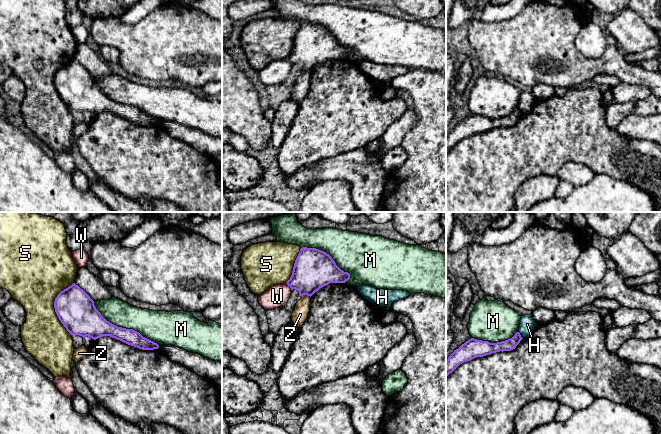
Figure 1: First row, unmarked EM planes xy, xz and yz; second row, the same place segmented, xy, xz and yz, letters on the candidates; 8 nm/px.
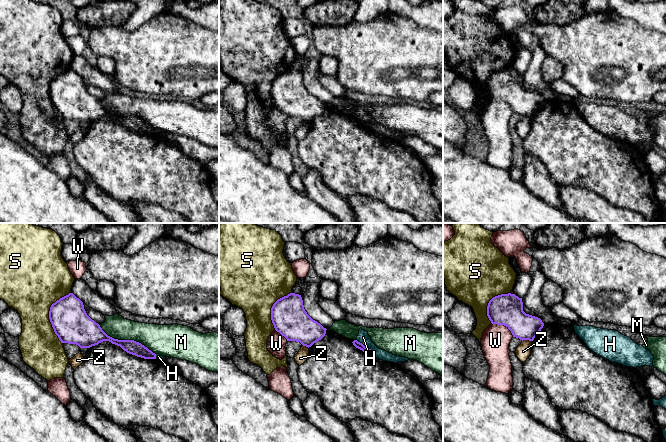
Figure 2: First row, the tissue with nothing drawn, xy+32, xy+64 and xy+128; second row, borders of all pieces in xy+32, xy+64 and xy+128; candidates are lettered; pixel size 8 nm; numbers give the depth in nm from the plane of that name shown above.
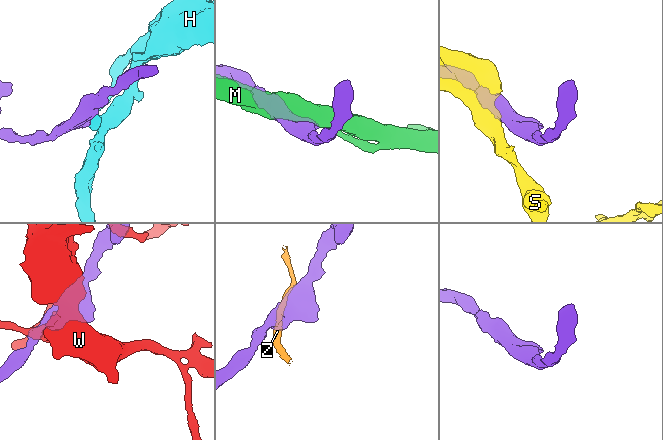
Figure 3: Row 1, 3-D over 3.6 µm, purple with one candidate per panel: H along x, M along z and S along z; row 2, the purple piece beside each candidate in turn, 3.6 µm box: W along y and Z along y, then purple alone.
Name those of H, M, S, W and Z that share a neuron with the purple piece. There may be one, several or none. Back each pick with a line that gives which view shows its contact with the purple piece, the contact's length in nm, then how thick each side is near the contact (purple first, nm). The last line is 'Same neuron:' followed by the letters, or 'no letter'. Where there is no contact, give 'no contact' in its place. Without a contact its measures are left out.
Same neuron: no letter

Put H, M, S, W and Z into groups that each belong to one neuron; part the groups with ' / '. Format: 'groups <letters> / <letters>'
groups H / M / S / W / Z

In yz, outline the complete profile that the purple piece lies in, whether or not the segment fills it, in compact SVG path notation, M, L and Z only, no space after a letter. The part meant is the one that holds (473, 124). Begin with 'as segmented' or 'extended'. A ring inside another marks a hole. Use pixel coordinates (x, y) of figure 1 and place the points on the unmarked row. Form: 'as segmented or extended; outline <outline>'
as segmented; outline M519 108L505 117L490 119L488 117L469 115L446 136L446 153L452 149L460 140L470 137L476 133L483 133L500 127L511 127L516 124L523 114Z

